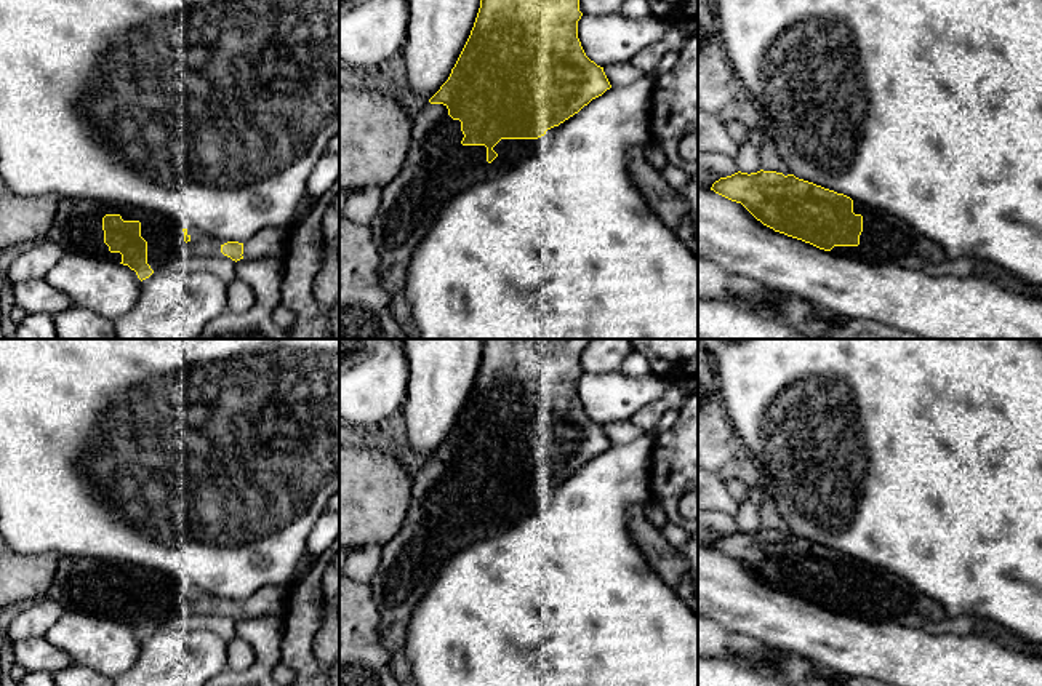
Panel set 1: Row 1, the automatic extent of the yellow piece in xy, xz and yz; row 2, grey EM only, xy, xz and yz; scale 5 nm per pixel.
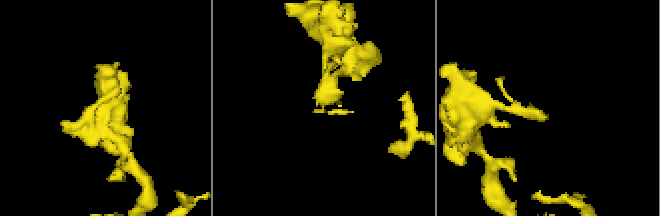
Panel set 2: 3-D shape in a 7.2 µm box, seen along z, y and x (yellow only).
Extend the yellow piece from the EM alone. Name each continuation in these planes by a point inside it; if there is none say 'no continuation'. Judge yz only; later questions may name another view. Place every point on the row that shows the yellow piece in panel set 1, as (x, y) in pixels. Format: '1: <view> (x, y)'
1: yz (885, 239)

